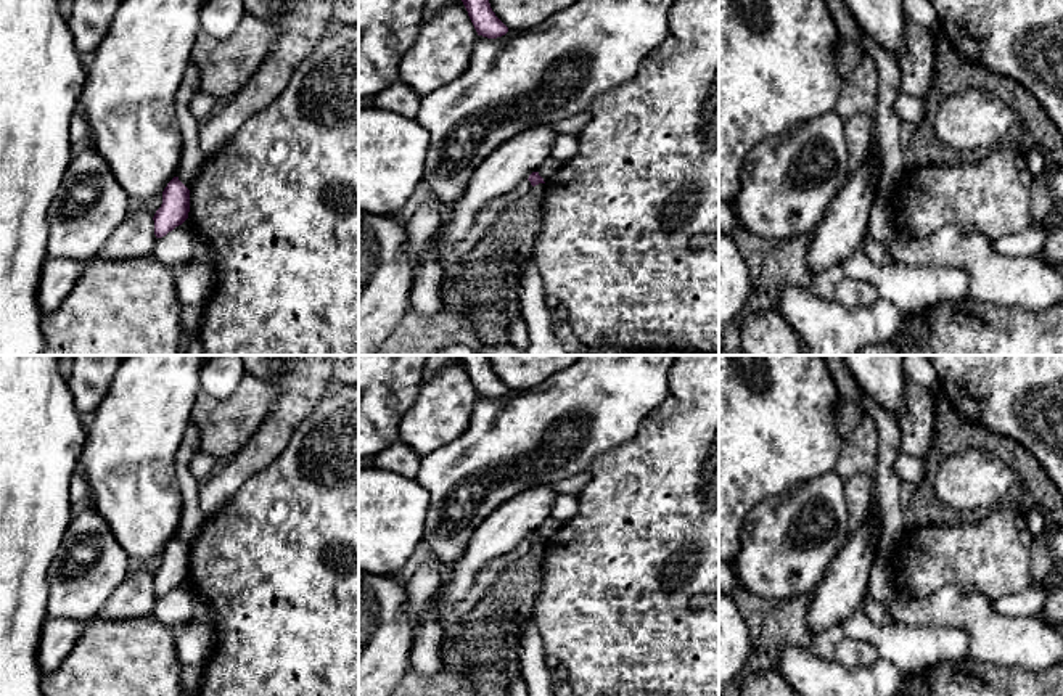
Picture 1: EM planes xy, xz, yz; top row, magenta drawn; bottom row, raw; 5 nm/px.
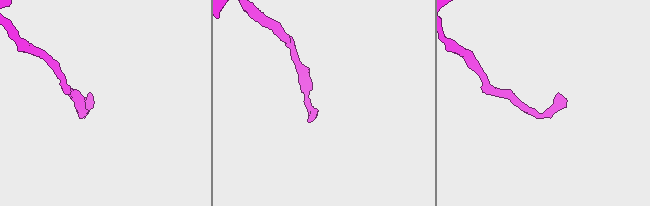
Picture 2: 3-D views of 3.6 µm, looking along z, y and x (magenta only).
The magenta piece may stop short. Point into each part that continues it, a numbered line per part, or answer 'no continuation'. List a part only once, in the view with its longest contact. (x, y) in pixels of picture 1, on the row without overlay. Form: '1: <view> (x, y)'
no continuation

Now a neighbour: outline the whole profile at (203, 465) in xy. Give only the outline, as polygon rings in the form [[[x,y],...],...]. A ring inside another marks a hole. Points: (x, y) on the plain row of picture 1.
[[[198,453],[190,461],[190,473],[198,481],[207,481],[219,469],[219,458],[209,453]]]

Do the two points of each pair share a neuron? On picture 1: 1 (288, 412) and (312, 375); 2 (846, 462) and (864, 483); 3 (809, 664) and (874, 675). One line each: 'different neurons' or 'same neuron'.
1: same neuron
2: different neurons
3: same neuron

